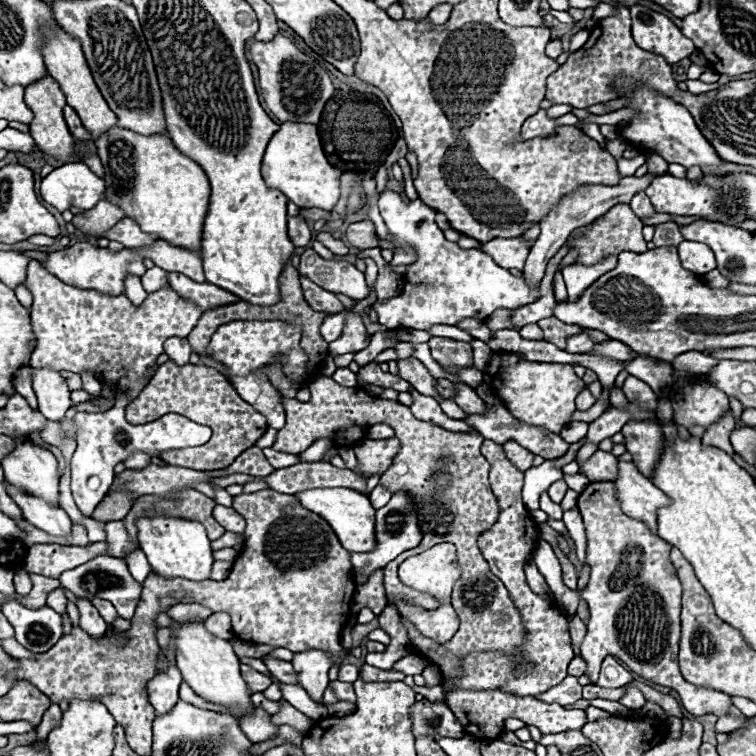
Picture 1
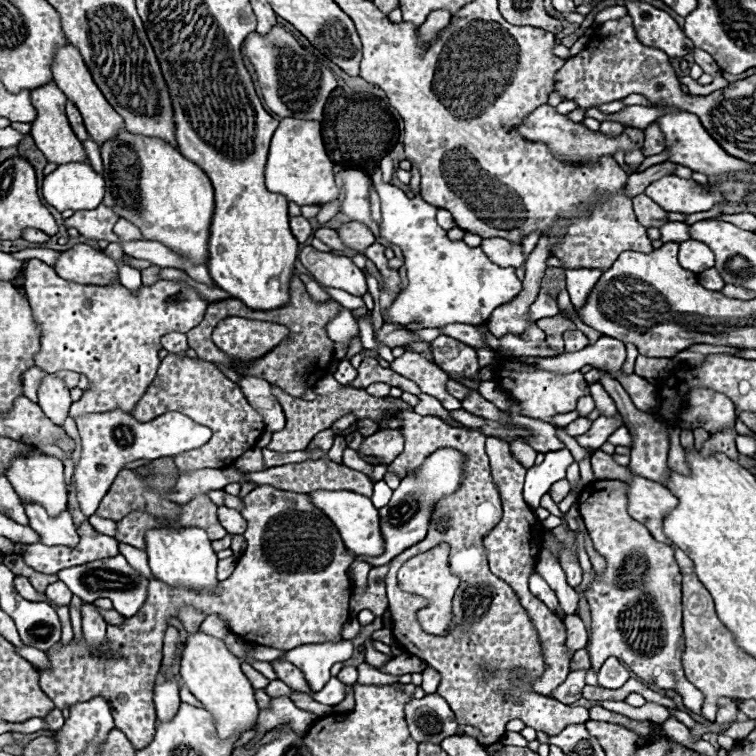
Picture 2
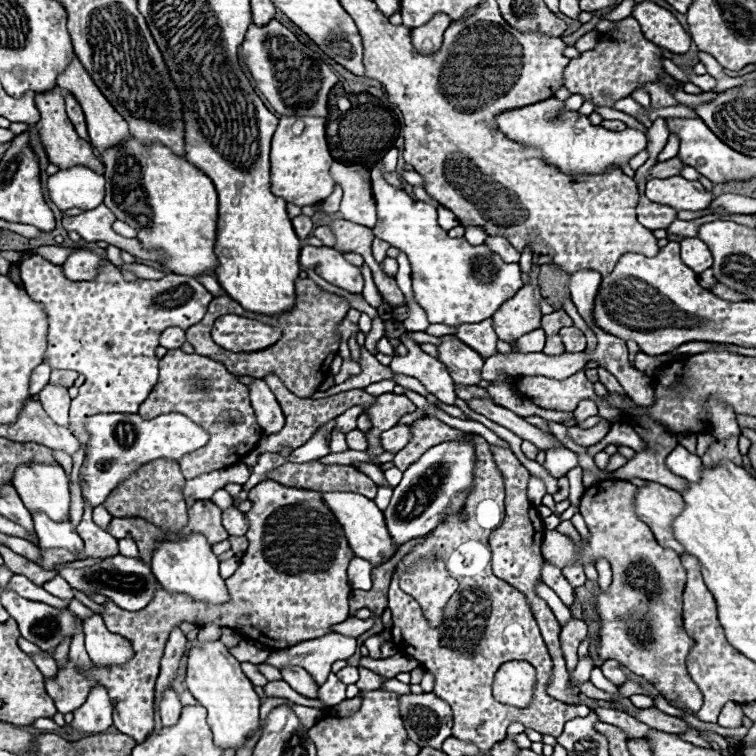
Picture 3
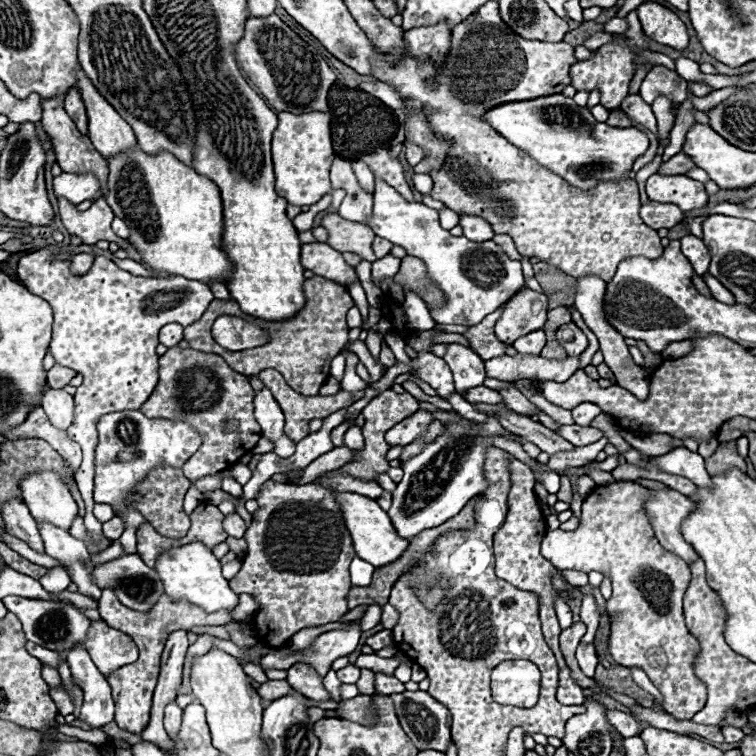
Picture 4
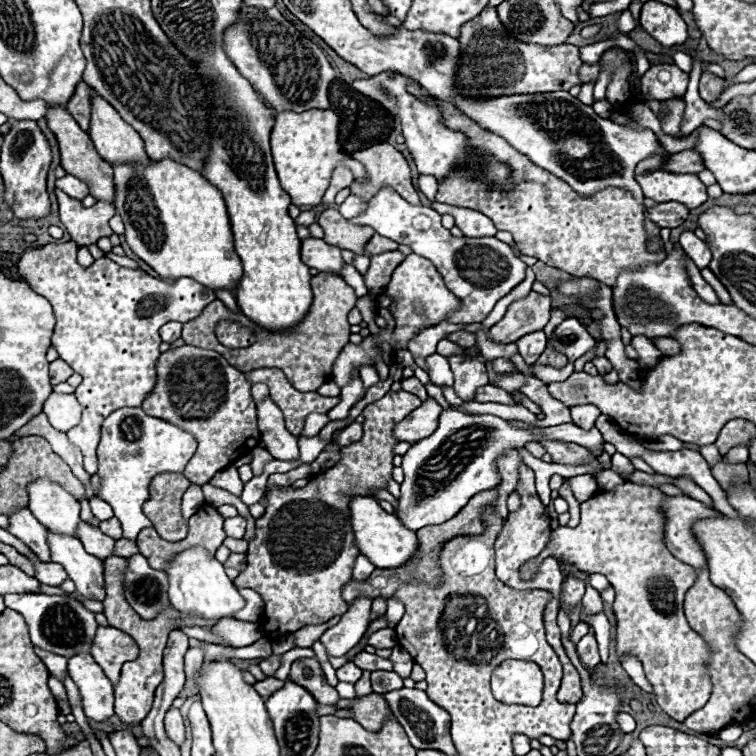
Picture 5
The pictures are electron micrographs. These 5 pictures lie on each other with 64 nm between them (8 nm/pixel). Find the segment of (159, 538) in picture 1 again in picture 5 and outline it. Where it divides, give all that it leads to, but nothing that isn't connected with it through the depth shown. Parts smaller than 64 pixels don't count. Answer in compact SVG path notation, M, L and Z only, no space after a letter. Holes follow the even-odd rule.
M196 546L184 552L178 552L166 568L162 568L168 574L168 598L170 604L182 612L192 612L202 616L204 620L220 620L220 618L232 618L236 610L240 610L246 602L234 588L232 580L224 574L224 566L214 558L204 552L204 548Z

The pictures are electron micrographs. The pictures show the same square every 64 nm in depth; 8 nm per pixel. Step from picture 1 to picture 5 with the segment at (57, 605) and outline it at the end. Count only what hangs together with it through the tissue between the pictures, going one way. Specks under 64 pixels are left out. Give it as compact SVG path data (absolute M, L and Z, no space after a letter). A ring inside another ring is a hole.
M34 562L34 566L36 566L36 578L46 586L60 586L68 578L64 568L56 562L48 562L48 564Z

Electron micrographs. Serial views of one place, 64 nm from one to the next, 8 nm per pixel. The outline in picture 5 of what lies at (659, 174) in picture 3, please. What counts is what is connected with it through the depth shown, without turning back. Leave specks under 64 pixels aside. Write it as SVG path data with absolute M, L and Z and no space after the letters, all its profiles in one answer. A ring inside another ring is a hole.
M682 150L678 154L672 154L670 160L664 164L666 172L680 172L680 174L698 174L704 170L700 154L694 150Z

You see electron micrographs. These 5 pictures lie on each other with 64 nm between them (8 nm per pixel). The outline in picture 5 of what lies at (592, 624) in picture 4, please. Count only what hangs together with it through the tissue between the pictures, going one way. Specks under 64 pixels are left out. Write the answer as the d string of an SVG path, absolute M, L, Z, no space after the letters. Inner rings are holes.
M586 584L586 594L582 598L582 610L584 610L586 616L594 616L594 614L600 614L602 612L600 594L590 584Z

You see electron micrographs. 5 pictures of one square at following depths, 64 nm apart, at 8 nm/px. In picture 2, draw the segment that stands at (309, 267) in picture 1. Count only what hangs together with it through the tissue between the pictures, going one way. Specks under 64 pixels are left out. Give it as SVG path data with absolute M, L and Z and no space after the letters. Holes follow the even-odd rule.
M304 246L298 254L298 260L302 266L314 276L316 282L340 288L352 296L364 296L366 294L366 278L360 268L354 266L354 262L346 256L336 254L324 254L314 250L312 246Z

